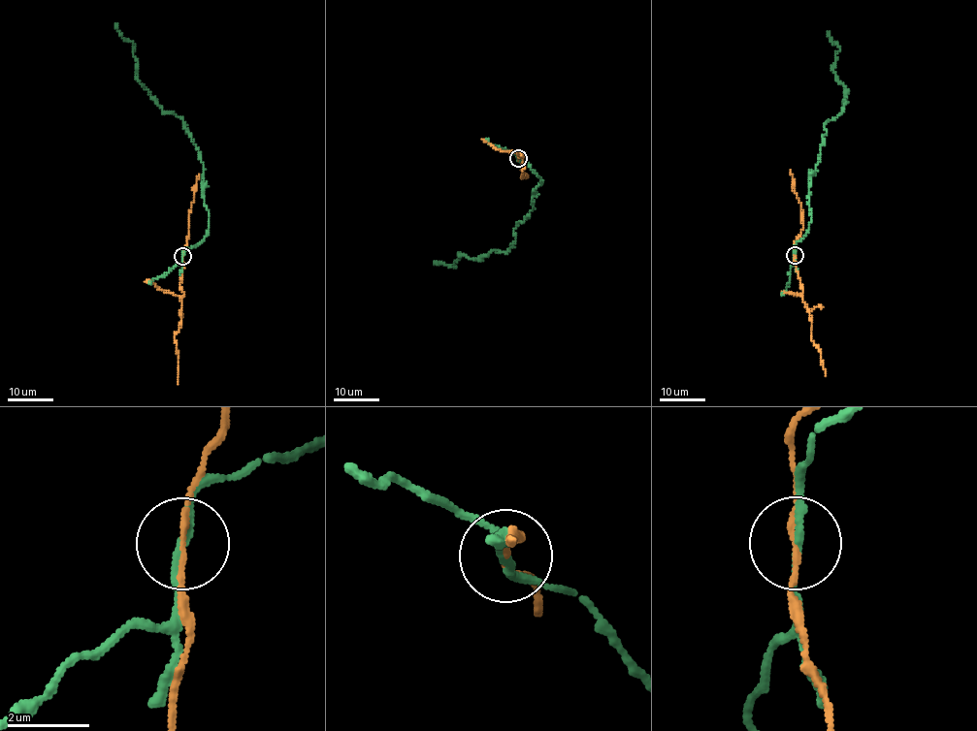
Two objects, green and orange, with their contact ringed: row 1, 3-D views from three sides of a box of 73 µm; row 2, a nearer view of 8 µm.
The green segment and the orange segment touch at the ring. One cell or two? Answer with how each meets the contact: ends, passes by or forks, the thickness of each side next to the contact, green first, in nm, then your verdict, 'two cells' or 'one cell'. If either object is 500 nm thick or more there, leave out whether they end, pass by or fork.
green passes by | orange passes by | 170/130 nm | two cells

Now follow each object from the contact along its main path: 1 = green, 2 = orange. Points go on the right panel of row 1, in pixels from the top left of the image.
1: (794, 255), (809, 228), (808, 186), (825, 124), (846, 103), (832, 70), (838, 45), (829, 31)
2: (794, 255), (801, 299), (810, 312), (813, 343), (819, 349), (826, 375)

